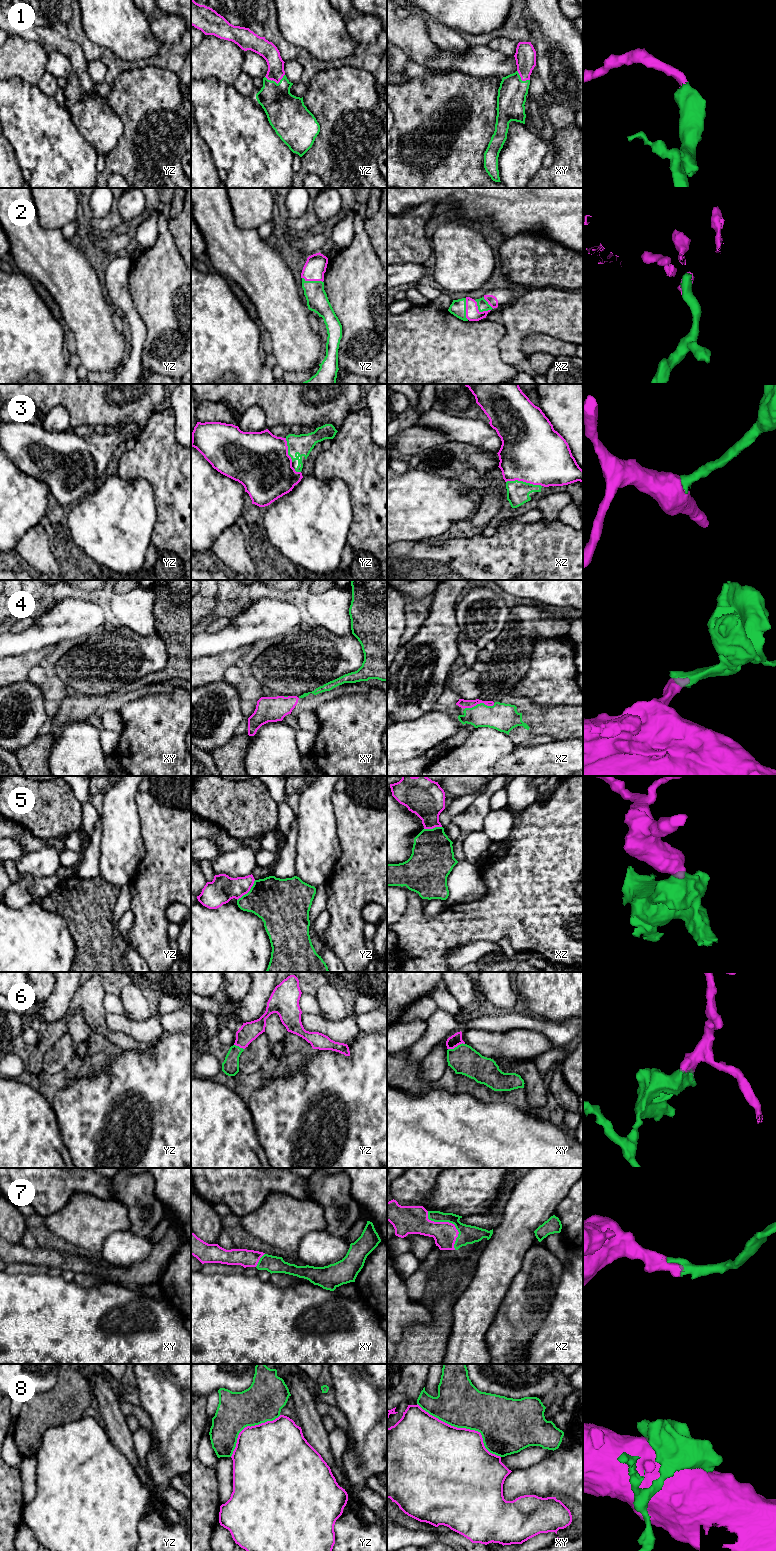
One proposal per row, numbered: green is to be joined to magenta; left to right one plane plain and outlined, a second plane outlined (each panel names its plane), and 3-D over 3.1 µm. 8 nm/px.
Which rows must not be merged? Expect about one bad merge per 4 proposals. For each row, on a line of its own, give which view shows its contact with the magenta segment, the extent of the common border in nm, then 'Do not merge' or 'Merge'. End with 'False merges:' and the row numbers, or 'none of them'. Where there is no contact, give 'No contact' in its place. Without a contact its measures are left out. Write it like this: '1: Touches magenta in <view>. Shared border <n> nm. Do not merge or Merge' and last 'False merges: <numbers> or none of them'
1: Touches magenta in yz. Shared border 160 nm. Merge
2: Touches magenta in xz. Shared border 160 nm. Merge
3: Touches magenta in xz. Shared border 300 nm. Merge
4: Touches magenta in xz. Shared border 260 nm. Merge
5: Touches magenta in yz. Shared border 220 nm. Do not merge
6: Touches magenta in xy. Shared border 140 nm. Merge
7: Touches magenta in xz. Shared border 380 nm. Merge
8: Touches magenta in xy. Shared border 800 nm. Do not merge
False merges: 5, 8

